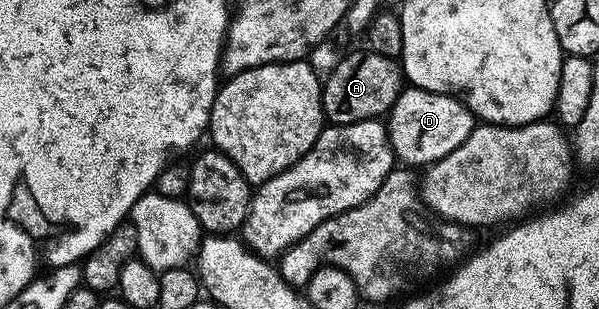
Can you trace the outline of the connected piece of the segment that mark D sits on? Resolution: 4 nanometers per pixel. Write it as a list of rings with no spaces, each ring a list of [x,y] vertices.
[[[409,86],[397,95],[397,101],[389,109],[387,127],[394,157],[402,165],[428,166],[442,160],[447,154],[451,154],[451,150],[467,142],[475,127],[475,117],[454,96],[444,96]]]

